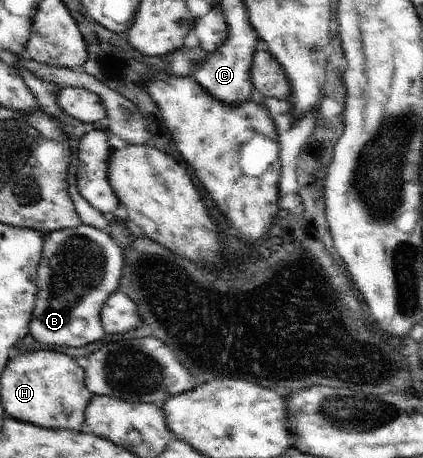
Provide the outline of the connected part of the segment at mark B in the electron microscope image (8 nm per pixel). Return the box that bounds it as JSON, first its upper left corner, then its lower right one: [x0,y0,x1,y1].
[29,223,124,348]

